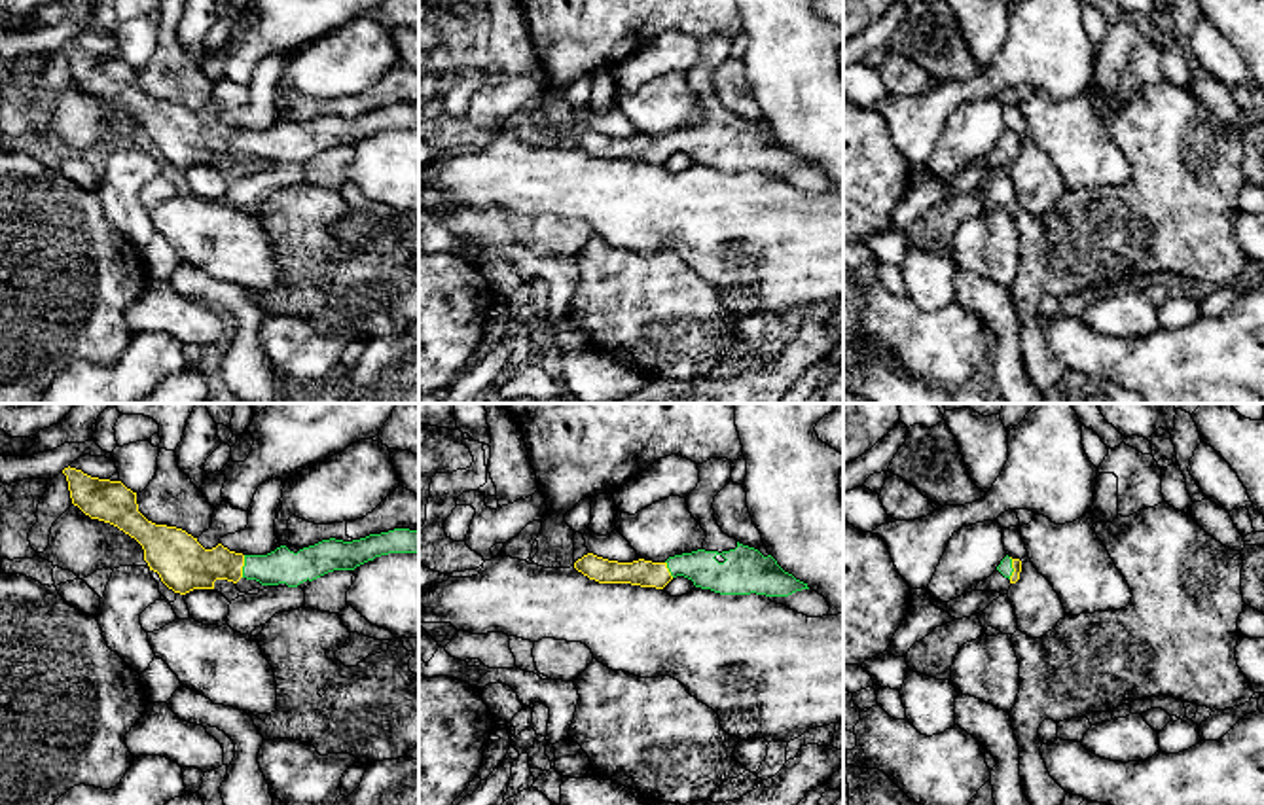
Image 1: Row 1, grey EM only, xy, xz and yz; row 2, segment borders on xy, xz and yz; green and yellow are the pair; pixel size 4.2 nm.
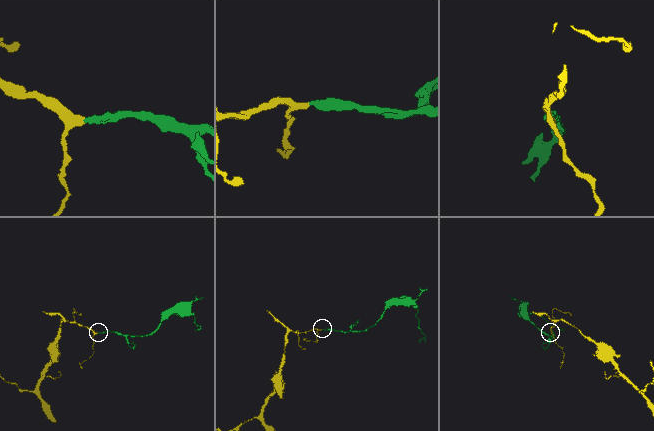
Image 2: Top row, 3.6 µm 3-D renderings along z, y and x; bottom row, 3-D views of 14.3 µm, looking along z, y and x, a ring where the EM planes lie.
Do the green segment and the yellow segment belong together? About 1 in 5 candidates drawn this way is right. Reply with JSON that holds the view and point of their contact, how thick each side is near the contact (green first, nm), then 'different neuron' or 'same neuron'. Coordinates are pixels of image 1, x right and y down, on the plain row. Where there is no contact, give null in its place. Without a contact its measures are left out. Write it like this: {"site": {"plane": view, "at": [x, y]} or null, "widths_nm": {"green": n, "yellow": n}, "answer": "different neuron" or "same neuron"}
{"site": {"plane": "xy", "at": [243, 143]}, "widths_nm": {"green": 140, "yellow": 220}, "answer": "same neuron"}

